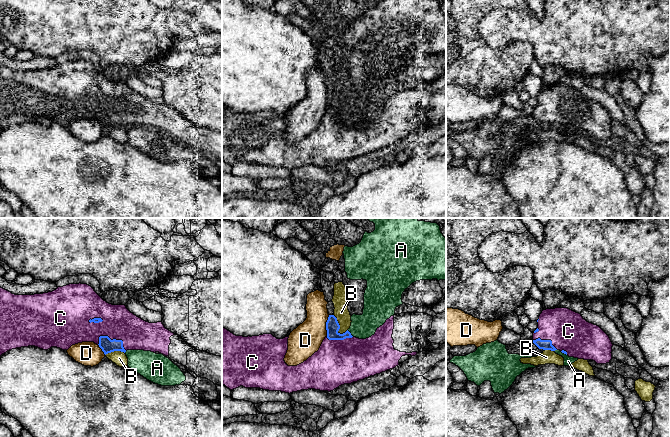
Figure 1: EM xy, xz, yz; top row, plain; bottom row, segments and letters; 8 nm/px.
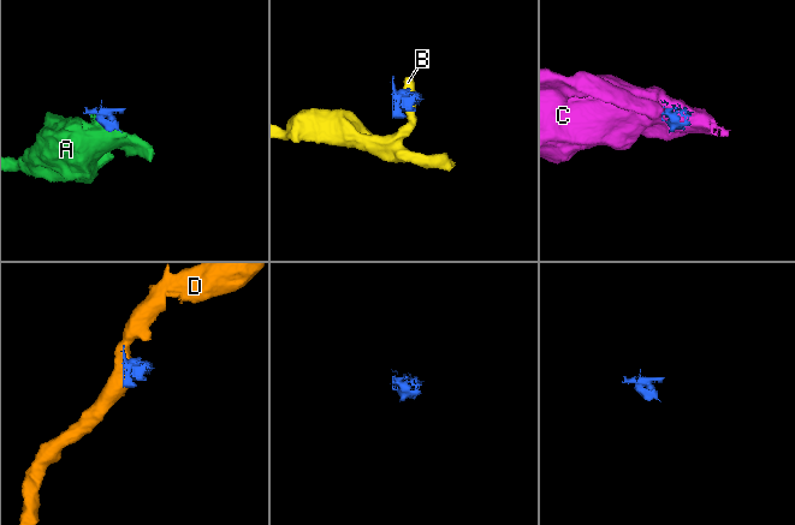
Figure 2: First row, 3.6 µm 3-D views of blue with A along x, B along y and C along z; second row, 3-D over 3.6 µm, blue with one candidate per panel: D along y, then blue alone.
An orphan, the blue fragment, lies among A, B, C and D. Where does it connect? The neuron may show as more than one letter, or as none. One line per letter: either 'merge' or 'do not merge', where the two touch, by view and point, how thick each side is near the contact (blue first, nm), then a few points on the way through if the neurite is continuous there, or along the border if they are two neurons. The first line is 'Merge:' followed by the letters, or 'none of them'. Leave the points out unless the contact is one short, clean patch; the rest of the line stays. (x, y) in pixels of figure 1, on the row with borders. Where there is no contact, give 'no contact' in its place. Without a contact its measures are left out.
Merge: C
A: do not merge | xz (350, 333) | 110/190 nm | along xz (347, 330), (353, 336)
B: do not merge | xz (339, 326) | 110/120 nm | along xz (333, 315), (339, 325), (338, 331), (344, 333)
C: merge | xy (115, 339) | 120/260 nm
D: do not merge | xz (326, 325) | 110/240 nm

